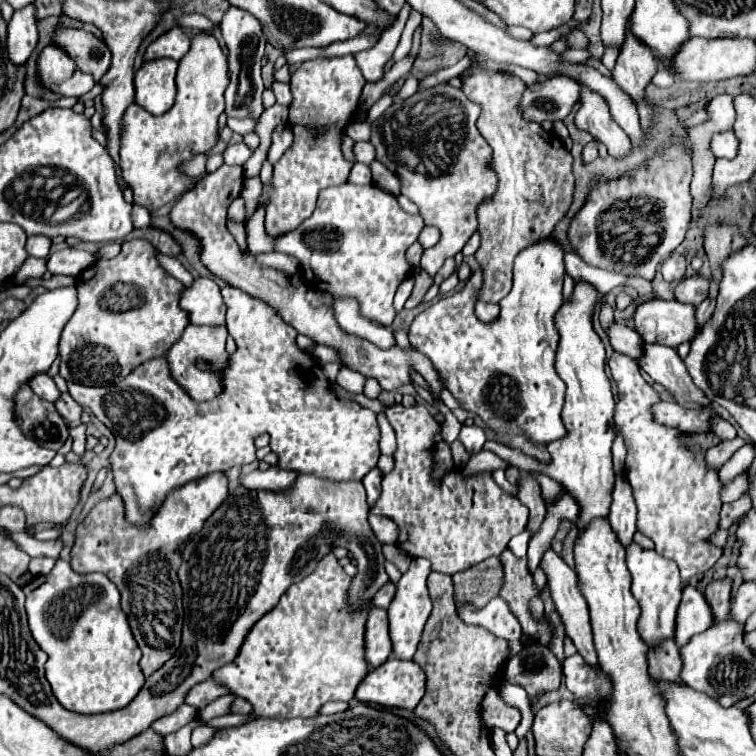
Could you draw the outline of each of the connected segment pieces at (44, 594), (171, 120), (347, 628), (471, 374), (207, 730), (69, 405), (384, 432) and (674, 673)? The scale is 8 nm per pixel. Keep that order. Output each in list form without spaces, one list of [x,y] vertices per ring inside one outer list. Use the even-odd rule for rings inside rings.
[[[58,562],[50,574],[22,586],[26,594],[28,626],[38,646],[48,654],[46,678],[56,700],[78,714],[104,714],[128,706],[144,686],[138,666],[140,648],[132,636],[128,616],[120,608],[120,592],[104,574],[76,574],[68,562]]]
[[[198,32],[190,40],[190,50],[178,62],[176,104],[162,116],[144,112],[138,104],[126,108],[120,132],[120,168],[122,178],[134,192],[134,204],[146,210],[158,210],[176,194],[192,188],[192,178],[182,176],[178,164],[208,152],[216,144],[218,118],[224,112],[224,90],[228,88],[228,80],[228,56],[210,32]]]
[[[326,554],[310,576],[292,584],[280,602],[250,628],[238,656],[230,664],[220,666],[212,678],[232,694],[246,698],[258,718],[314,718],[330,700],[352,700],[356,686],[368,674],[364,660],[364,620],[368,608],[358,614],[346,612],[344,598],[350,580],[336,556]]]
[[[552,240],[536,242],[530,248],[524,248],[514,262],[514,286],[506,298],[500,302],[500,314],[492,322],[480,322],[474,314],[478,290],[482,286],[482,272],[473,272],[464,288],[452,296],[442,298],[440,302],[426,308],[416,316],[408,330],[410,344],[430,358],[434,368],[440,374],[444,388],[452,392],[460,408],[476,414],[484,424],[494,430],[498,436],[522,434],[532,444],[548,446],[554,440],[564,438],[566,428],[560,420],[564,404],[564,382],[554,370],[554,354],[558,346],[558,334],[554,328],[554,314],[562,304],[562,278],[564,278],[564,250]]]
[[[198,726],[198,728],[194,728],[194,732],[192,732],[192,746],[206,744],[212,738],[214,732],[216,732],[214,726]]]
[[[66,392],[60,394],[60,398],[54,402],[54,406],[56,406],[56,410],[60,412],[60,416],[62,416],[64,420],[68,420],[68,422],[80,420],[82,408],[80,408],[80,404],[74,402],[74,398],[72,398],[70,394],[66,394]]]
[[[378,412],[378,426],[380,426],[380,452],[384,455],[393,455],[396,452],[396,438],[394,430],[388,422],[385,413]]]
[[[666,638],[656,648],[648,648],[648,670],[650,676],[664,678],[670,682],[680,682],[680,654],[674,638]]]

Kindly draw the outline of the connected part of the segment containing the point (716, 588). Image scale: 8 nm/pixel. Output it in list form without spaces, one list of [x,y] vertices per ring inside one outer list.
[[[724,578],[724,580],[716,580],[710,582],[704,590],[706,602],[712,610],[714,622],[722,622],[728,618],[728,606],[730,606],[730,588],[732,588],[732,580]]]

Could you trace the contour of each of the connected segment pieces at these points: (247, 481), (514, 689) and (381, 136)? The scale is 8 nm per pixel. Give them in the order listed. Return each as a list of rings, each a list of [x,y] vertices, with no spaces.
[[[270,466],[268,470],[254,470],[248,476],[240,478],[242,486],[248,486],[250,490],[272,490],[272,492],[280,492],[290,488],[296,482],[298,472],[294,470],[282,470],[278,466]]]
[[[504,680],[500,687],[500,694],[505,703],[510,704],[510,706],[516,706],[516,708],[522,710],[522,716],[524,716],[524,718],[522,718],[522,724],[516,728],[516,736],[518,736],[518,738],[524,738],[524,734],[528,732],[528,728],[530,728],[530,724],[533,723],[534,719],[532,712],[530,712],[528,698],[526,698],[526,690]]]
[[[438,84],[434,88],[416,92],[408,100],[394,102],[378,120],[372,122],[370,142],[376,148],[376,160],[380,160],[388,170],[392,170],[398,176],[402,184],[400,192],[420,208],[424,224],[436,226],[442,232],[440,242],[422,256],[422,270],[426,270],[430,276],[434,276],[440,270],[446,258],[460,252],[466,240],[476,232],[478,228],[476,208],[486,196],[494,194],[496,190],[496,176],[492,174],[492,170],[488,170],[492,150],[476,128],[478,116],[480,116],[480,106],[468,100],[462,90],[452,88],[450,84]]]

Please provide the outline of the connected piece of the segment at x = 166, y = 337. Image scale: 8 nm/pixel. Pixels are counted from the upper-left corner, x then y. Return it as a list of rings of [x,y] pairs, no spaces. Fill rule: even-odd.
[[[128,240],[112,260],[100,260],[78,274],[78,308],[60,336],[60,376],[84,386],[116,386],[134,368],[150,358],[164,356],[188,324],[188,312],[180,308],[184,284],[170,276],[156,258],[158,250],[148,240]]]

